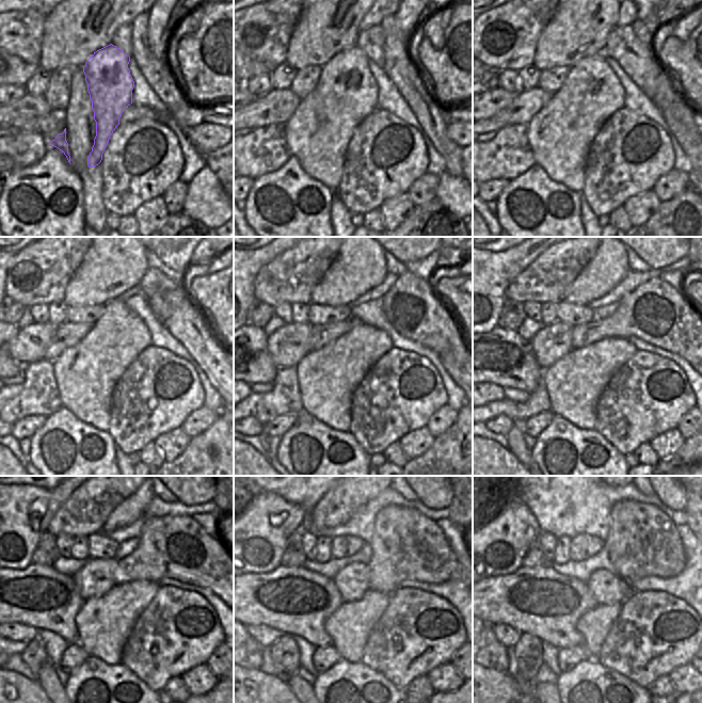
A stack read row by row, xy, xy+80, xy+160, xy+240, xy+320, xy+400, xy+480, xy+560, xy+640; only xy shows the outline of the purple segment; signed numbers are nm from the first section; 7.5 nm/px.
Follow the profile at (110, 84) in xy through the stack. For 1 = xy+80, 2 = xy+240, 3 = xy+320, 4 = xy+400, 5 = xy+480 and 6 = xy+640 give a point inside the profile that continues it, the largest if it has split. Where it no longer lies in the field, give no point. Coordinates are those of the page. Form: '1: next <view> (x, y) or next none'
1: next xy+80 (318, 133)
2: next xy+240 (85, 374)
3: next xy+320 (328, 377)
4: next xy+400 (574, 383)
5: next xy+480 (104, 623)
6: next xy+640 (594, 625)

